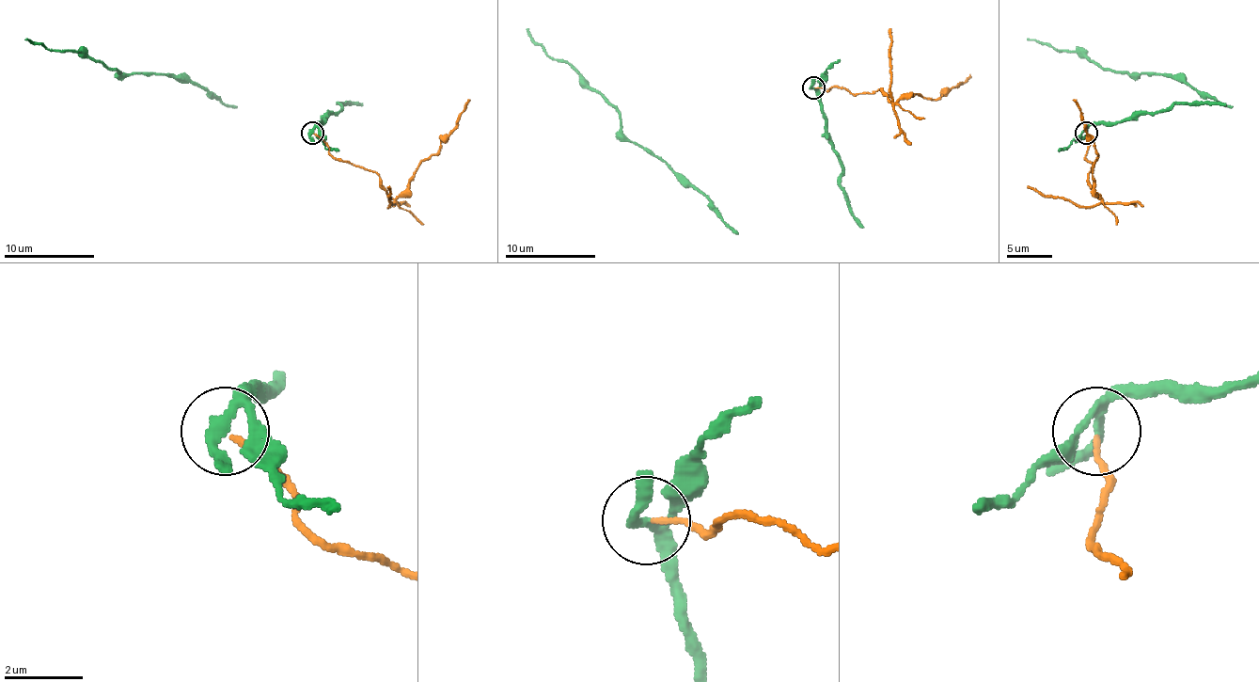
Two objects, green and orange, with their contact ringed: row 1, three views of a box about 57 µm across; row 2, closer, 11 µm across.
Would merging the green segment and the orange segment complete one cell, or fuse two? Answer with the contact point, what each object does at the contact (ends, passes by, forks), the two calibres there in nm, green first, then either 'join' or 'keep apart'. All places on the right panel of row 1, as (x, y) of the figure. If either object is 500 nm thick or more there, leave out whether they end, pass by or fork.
place (1086, 133); green forks; orange ends; calibres 200 and 130 nm; keep apart

